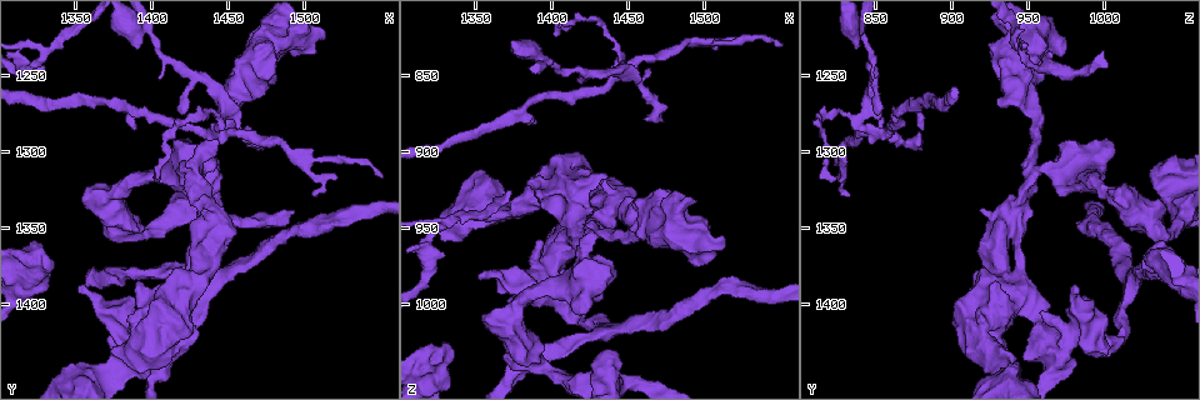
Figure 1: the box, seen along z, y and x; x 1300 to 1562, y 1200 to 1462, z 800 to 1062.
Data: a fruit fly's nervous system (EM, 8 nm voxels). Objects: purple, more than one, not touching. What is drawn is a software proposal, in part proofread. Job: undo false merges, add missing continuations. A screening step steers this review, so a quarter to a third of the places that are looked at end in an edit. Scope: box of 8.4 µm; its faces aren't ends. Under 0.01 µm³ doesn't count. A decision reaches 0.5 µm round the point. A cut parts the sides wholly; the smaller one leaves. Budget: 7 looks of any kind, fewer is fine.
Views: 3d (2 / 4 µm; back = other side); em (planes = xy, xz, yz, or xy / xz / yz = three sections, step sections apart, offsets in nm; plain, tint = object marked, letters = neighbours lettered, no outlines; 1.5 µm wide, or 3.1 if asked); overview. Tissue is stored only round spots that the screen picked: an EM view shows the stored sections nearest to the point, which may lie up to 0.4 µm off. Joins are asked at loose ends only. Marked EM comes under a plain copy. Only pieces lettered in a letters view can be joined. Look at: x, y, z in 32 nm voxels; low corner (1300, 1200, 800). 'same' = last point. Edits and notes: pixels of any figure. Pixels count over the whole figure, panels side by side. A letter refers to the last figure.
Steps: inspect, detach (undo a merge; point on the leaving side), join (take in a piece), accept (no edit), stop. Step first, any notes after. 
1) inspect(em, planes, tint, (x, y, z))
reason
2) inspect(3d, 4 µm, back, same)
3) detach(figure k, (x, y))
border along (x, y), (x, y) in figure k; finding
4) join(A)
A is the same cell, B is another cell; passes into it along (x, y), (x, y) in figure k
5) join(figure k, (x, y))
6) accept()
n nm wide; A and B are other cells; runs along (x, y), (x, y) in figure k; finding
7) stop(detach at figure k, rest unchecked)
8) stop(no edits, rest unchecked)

inspect(3d, 4 µm, (1426, 1250, 848))
arms part here

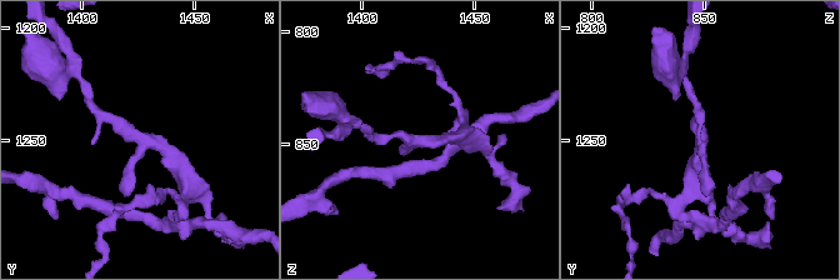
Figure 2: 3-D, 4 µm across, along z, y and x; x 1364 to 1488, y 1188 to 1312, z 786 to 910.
inspect(em, planes, letters, (1427, 1249, 849))
need the tissue

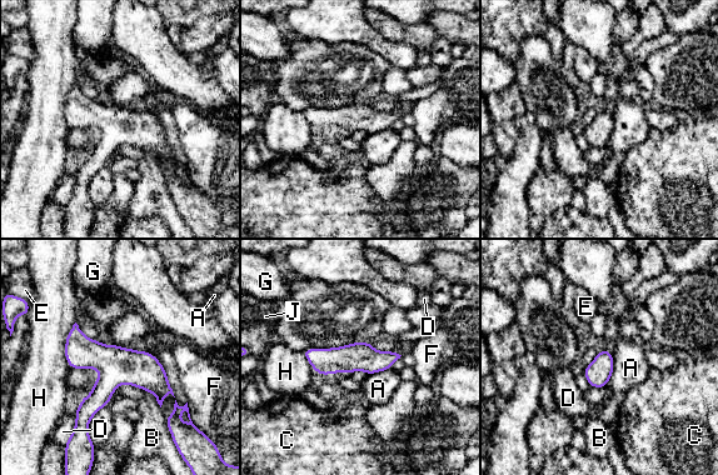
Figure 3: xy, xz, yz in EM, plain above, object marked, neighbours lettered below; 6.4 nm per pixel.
accept()
A, B, C, D, E, F, G, H and J are other cells; runs along (75, 328), (104, 366), (81, 429) in figure 3; all the same cell

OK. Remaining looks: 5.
inspect(3d, 4 µm, (1388, 1286, 878))
an open end

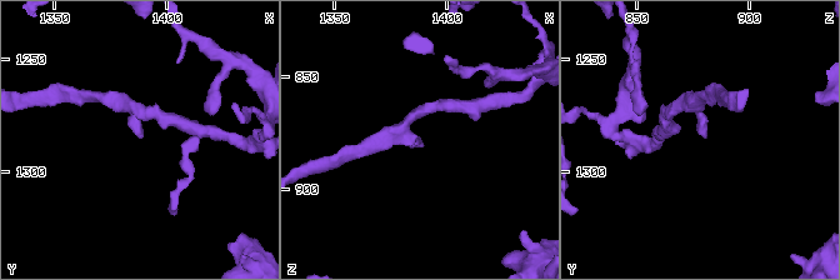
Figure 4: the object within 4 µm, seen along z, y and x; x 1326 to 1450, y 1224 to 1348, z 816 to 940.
inspect(em, xz, step 8, letters, (1389, 1284, 881))

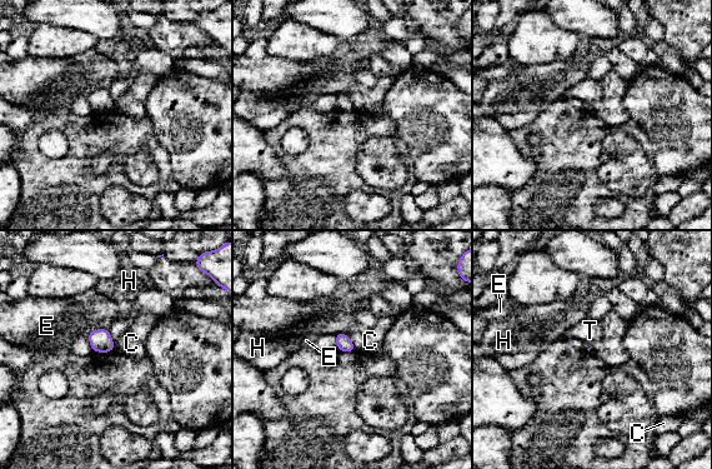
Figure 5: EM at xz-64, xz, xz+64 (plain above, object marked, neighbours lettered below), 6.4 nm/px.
accept()
C, E, H and T are other cells; border along (350, 338), (356, 349) in figure 5; none of them fits

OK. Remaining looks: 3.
inspect(em, planes, letters, (1406, 1320, 824))
thin end

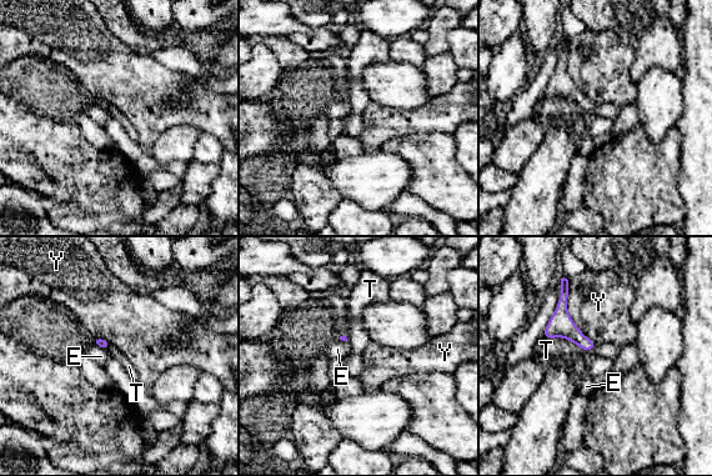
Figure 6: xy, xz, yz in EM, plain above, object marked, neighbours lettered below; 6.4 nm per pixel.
accept()
Y touches over 460 nm; E, T and Y are other cells; border along (542, 334), (571, 340), (586, 352) in figure 6; none of them fits

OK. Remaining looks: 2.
stop(no edits, rest unchecked)

